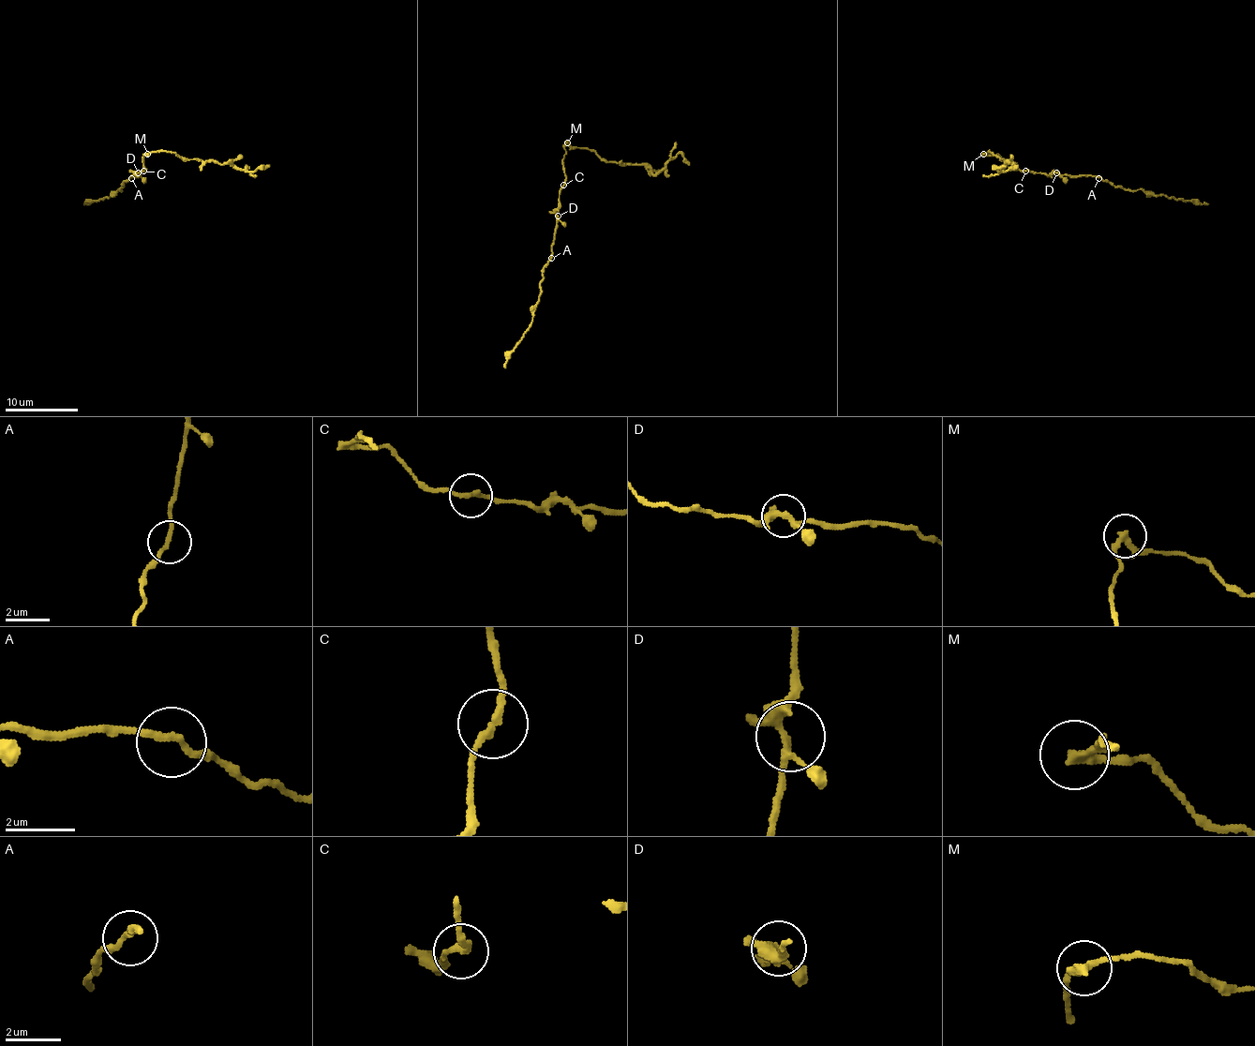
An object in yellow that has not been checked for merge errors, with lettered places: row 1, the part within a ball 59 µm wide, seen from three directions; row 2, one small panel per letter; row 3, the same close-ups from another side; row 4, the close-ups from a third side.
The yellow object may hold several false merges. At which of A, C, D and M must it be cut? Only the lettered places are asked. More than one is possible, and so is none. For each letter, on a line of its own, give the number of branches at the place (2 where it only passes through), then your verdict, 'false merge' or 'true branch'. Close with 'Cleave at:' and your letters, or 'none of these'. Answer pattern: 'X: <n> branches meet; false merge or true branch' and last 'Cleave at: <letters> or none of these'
A: 2 branches meet; true branch
C: 2 branches meet; true branch
D: 4 branches meet; true branch
M: 2 branches meet; false merge
Cleave at: M

